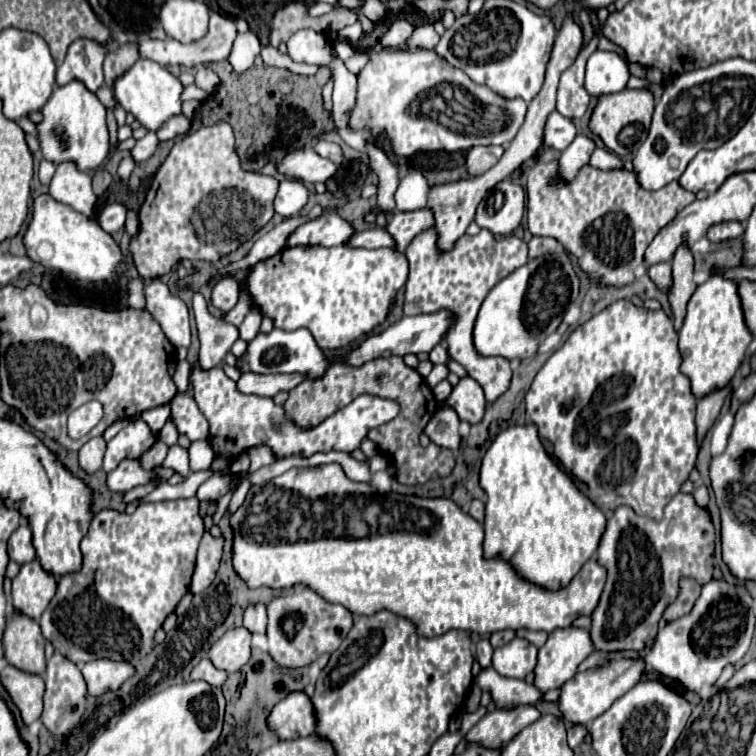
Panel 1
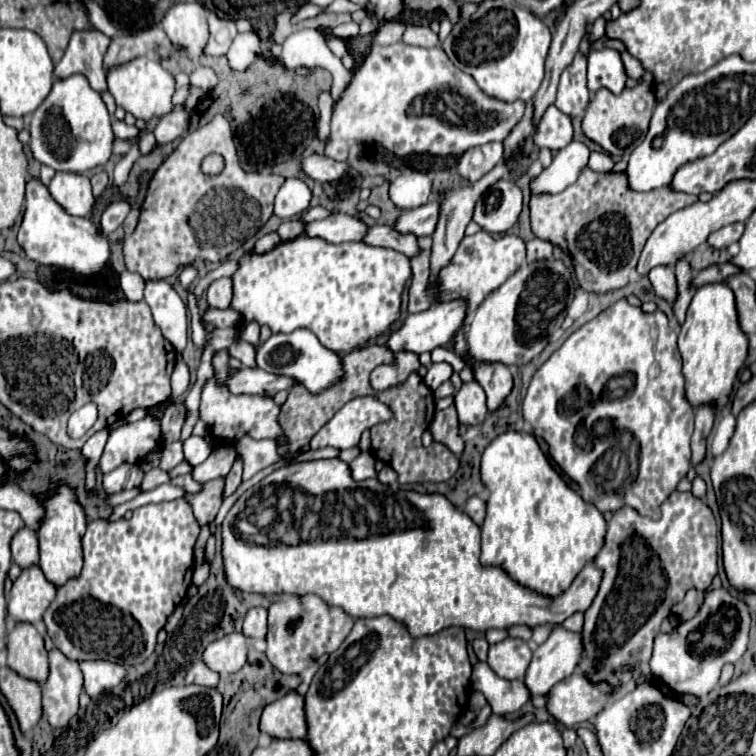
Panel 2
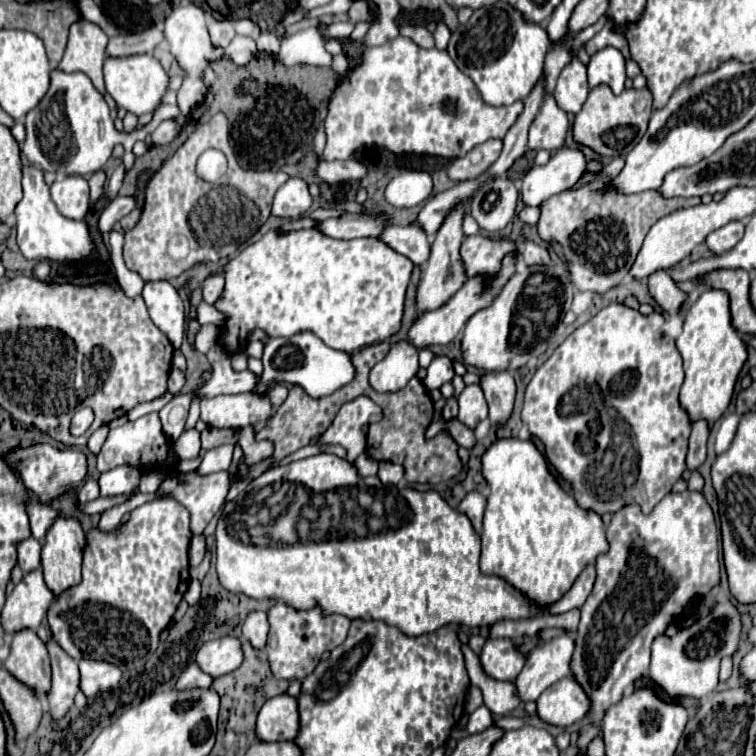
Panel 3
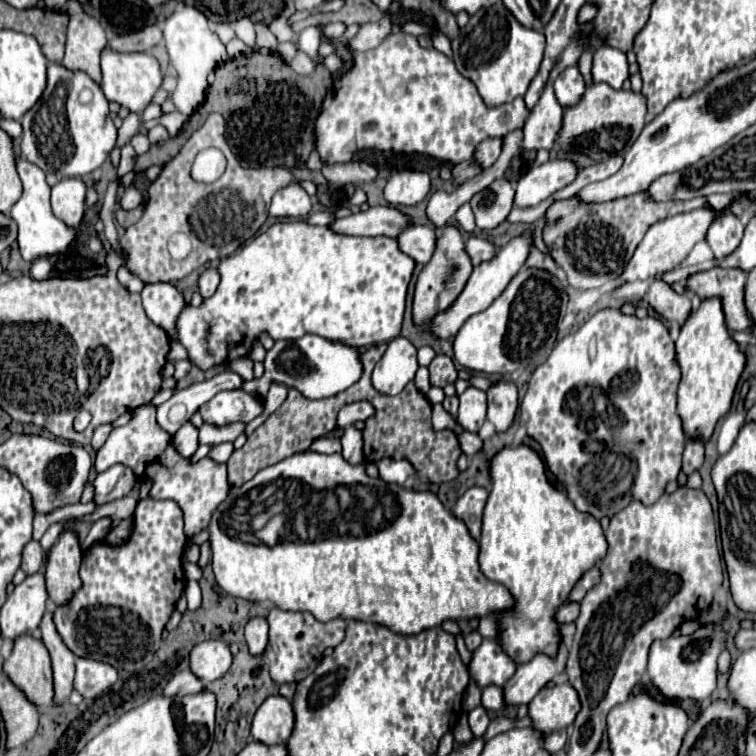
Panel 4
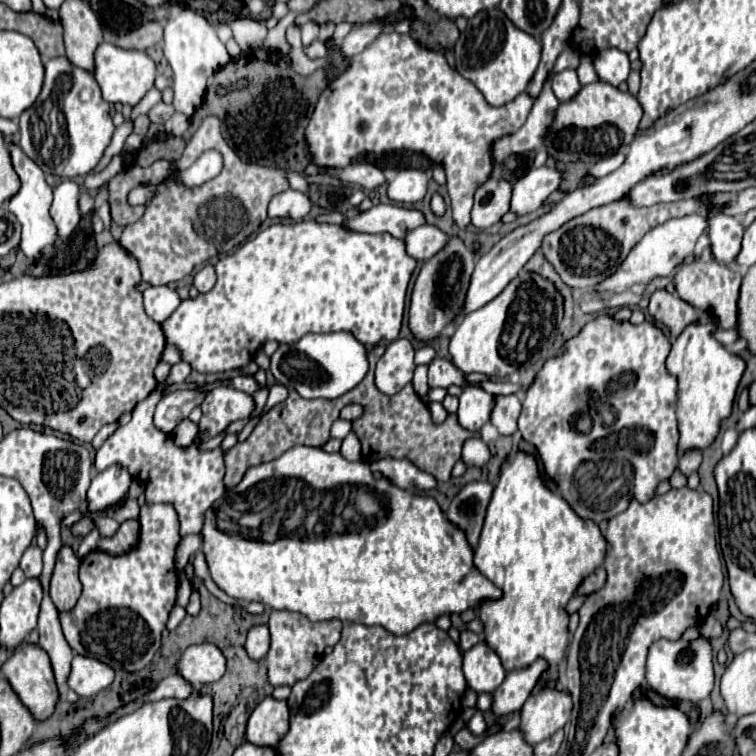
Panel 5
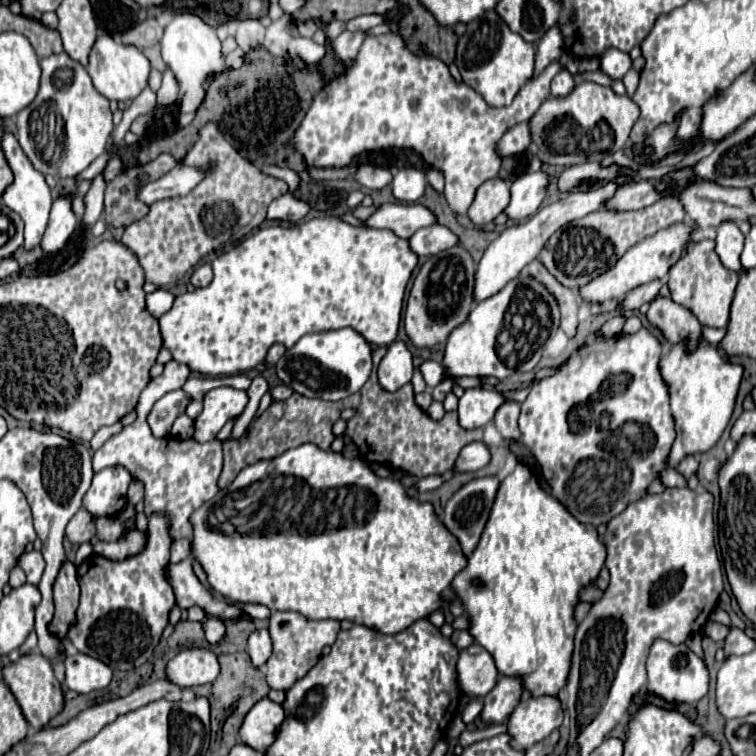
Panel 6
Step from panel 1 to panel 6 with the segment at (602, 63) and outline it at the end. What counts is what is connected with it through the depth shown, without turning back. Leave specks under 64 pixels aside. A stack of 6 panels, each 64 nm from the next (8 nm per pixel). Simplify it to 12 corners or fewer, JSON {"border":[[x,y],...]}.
{"border":[[610,48],[600,56],[600,70],[622,80],[632,66],[626,52]]}

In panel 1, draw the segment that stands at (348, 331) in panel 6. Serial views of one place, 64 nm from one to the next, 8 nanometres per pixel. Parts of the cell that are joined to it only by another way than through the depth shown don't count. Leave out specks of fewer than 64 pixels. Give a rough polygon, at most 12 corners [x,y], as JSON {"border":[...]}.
{"border":[[308,330],[258,332],[236,358],[240,372],[298,372],[330,368]]}

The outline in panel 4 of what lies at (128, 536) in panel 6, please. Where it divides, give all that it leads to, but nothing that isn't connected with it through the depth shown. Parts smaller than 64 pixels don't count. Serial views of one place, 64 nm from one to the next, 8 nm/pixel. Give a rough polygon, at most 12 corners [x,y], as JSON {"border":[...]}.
{"border":[[132,520],[122,522],[106,536],[106,542],[120,544],[130,536]]}

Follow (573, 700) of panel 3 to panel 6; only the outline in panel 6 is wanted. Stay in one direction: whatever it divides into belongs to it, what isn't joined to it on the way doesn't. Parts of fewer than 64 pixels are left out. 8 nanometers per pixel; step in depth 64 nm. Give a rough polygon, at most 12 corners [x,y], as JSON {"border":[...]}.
{"border":[[530,696],[508,720],[512,746],[528,750],[560,728],[558,696]]}

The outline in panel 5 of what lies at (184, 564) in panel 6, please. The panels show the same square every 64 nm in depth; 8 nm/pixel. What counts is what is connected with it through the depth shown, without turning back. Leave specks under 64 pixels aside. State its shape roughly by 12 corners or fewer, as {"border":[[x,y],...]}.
{"border":[[180,572],[176,604],[186,608],[192,584]]}

